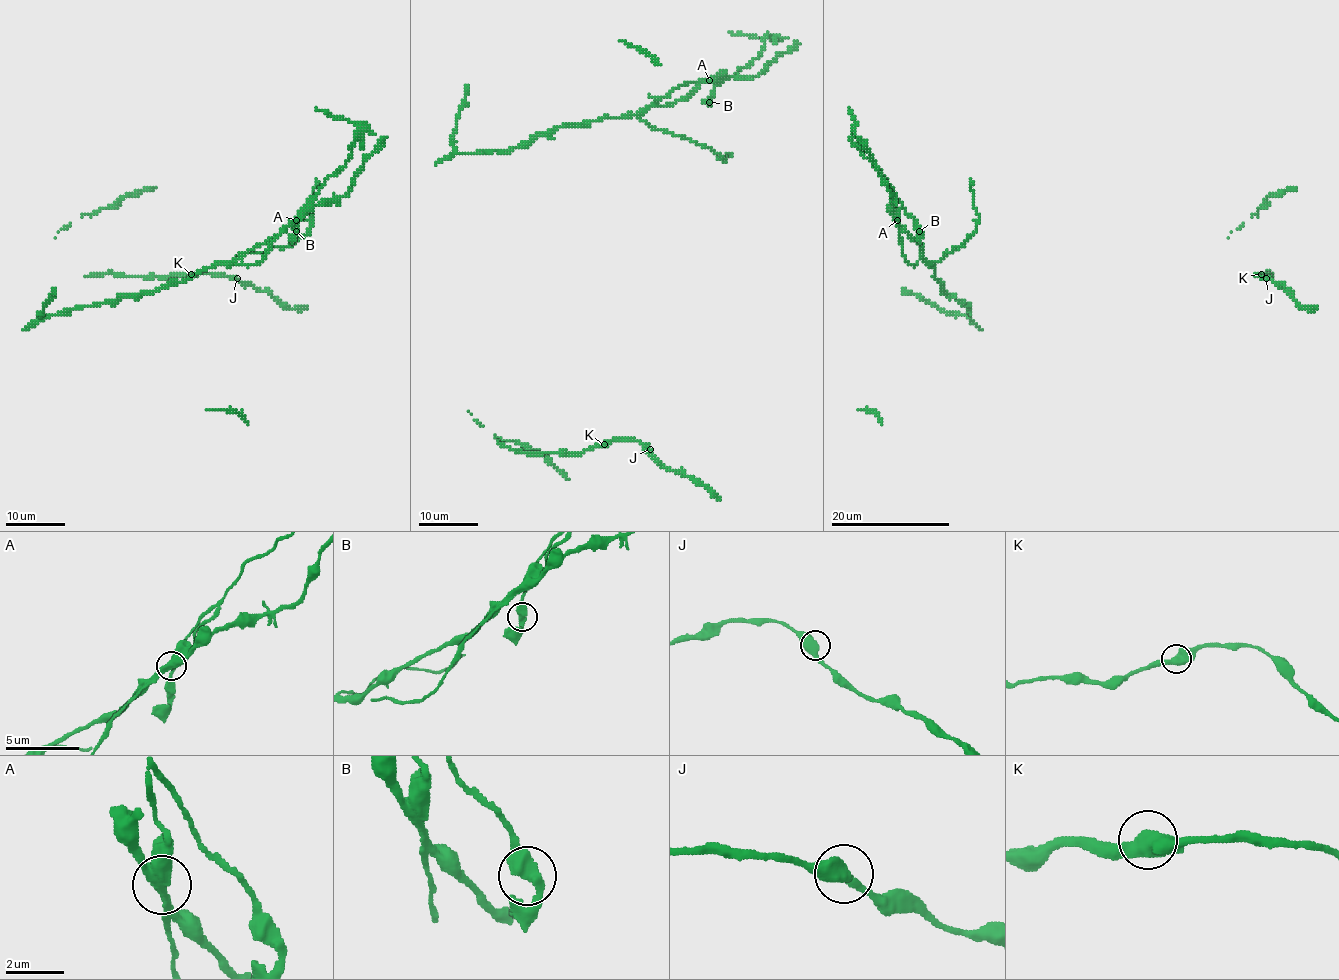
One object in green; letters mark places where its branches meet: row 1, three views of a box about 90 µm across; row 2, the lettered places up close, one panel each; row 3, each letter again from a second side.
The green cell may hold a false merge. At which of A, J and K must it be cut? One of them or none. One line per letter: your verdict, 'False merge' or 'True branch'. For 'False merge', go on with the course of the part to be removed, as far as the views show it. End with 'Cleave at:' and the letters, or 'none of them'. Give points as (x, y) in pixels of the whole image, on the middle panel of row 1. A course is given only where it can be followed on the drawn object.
A: False merge. Course of the part to remove: (709, 80), (730, 78), (747, 67), (762, 50), (764, 38), (773, 36), (728, 31)
J: True branch
K: True branch
Cleave at: A

